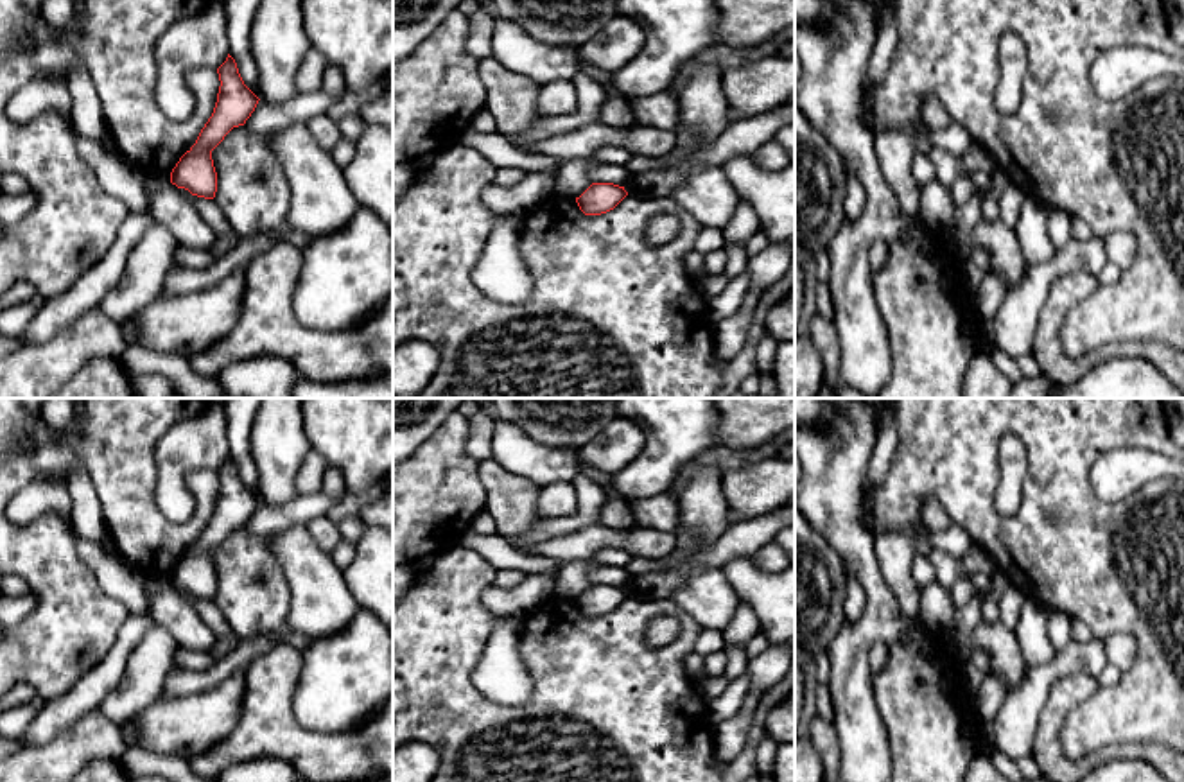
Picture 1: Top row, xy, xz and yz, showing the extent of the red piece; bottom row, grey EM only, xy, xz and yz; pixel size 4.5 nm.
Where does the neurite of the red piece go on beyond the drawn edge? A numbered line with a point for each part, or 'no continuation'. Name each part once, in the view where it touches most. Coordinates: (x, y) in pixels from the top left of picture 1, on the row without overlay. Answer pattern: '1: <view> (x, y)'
no continuation

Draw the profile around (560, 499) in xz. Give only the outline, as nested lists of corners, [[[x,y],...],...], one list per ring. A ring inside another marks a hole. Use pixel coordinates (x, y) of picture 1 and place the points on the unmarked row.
[[[558,482],[542,488],[536,511],[538,517],[545,518],[558,518],[558,517],[570,517],[576,513],[578,508],[578,493],[572,482]]]

